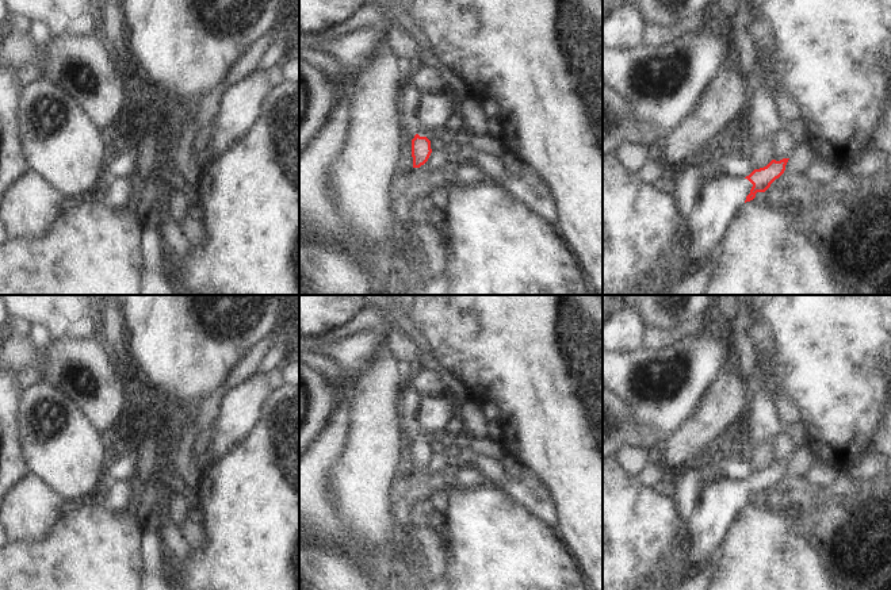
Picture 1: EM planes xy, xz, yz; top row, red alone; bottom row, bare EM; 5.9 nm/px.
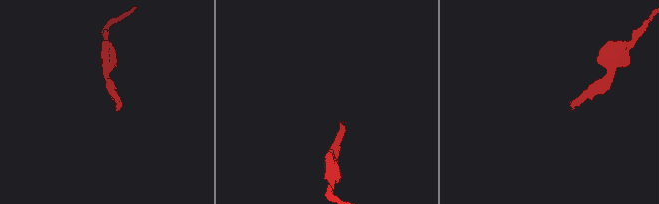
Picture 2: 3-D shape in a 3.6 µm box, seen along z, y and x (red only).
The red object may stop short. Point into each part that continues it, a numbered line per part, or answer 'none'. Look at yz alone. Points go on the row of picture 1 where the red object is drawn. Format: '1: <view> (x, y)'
1: yz (723, 195)

